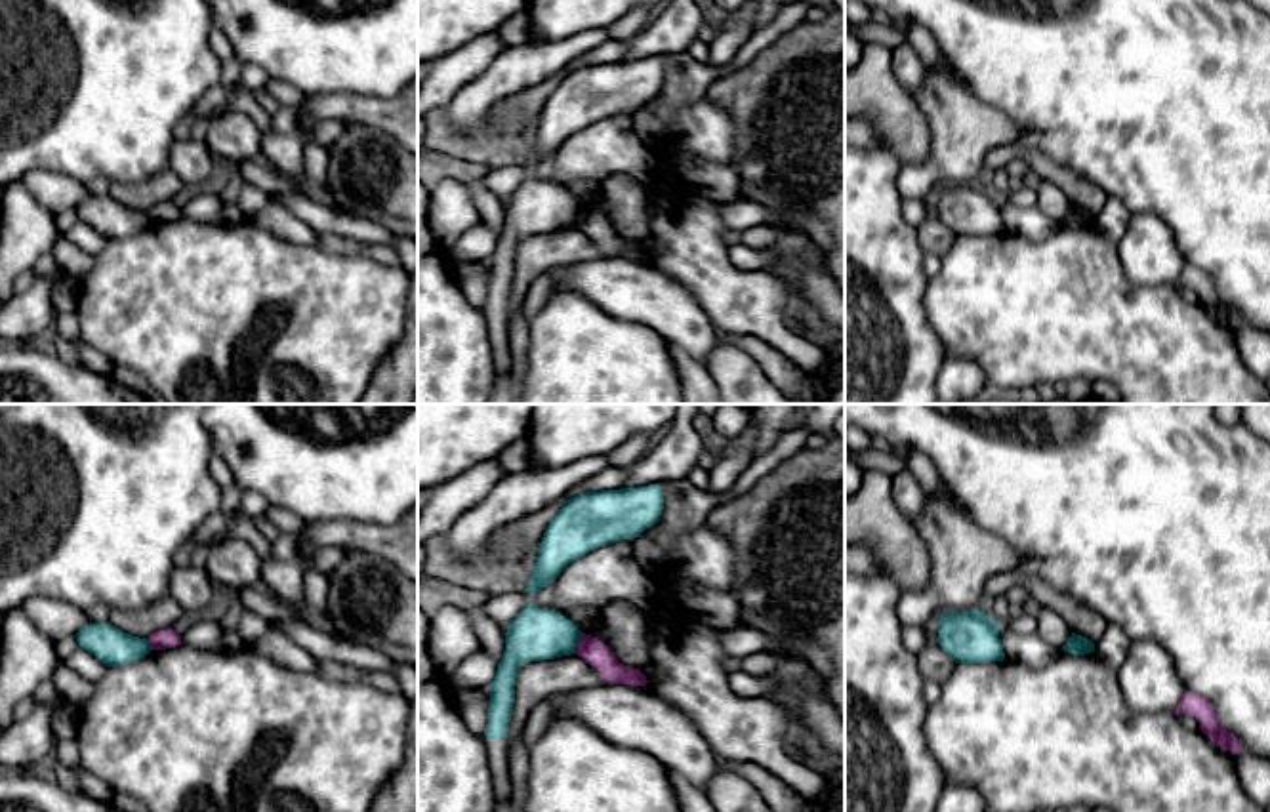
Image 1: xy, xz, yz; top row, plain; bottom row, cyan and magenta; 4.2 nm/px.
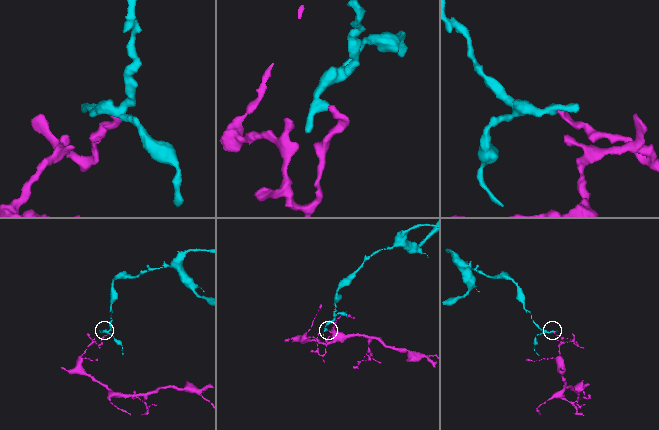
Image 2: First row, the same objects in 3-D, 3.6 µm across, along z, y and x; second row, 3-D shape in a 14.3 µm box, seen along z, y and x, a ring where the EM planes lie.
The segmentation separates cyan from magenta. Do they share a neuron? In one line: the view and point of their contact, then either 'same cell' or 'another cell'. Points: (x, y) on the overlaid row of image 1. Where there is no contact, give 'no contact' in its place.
contact xz (578, 641); another cell

